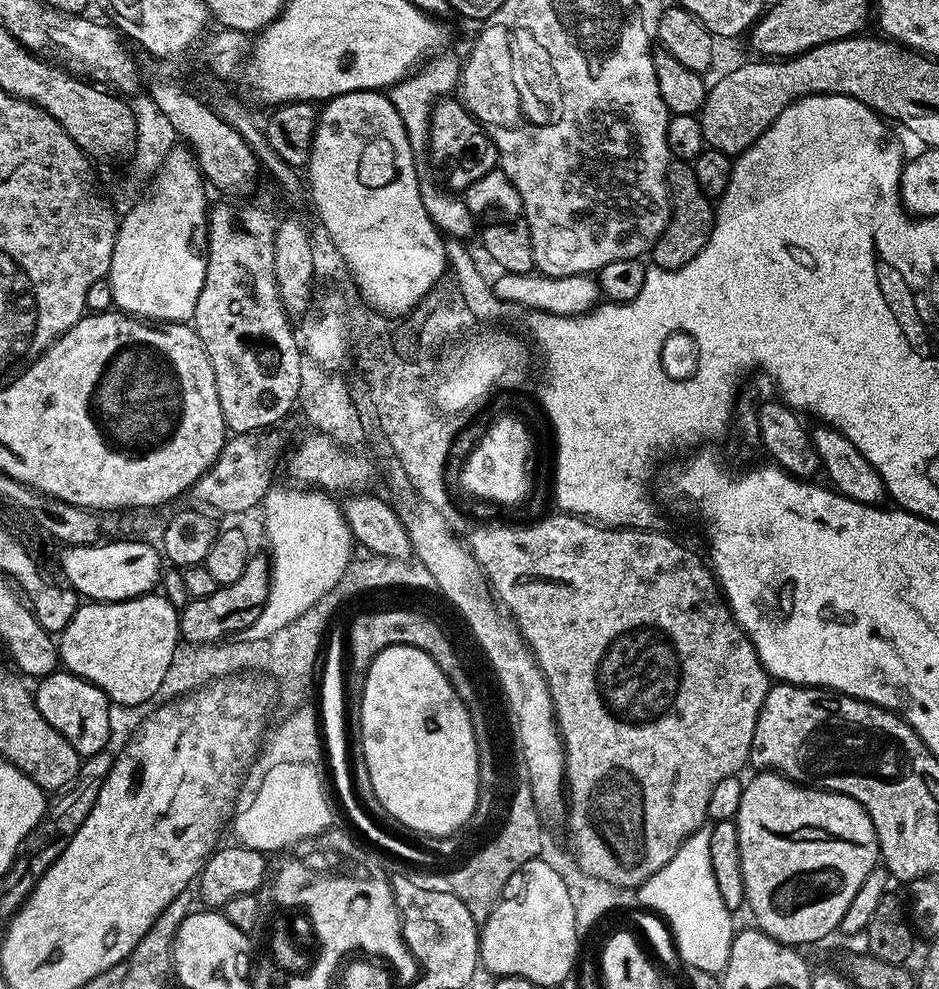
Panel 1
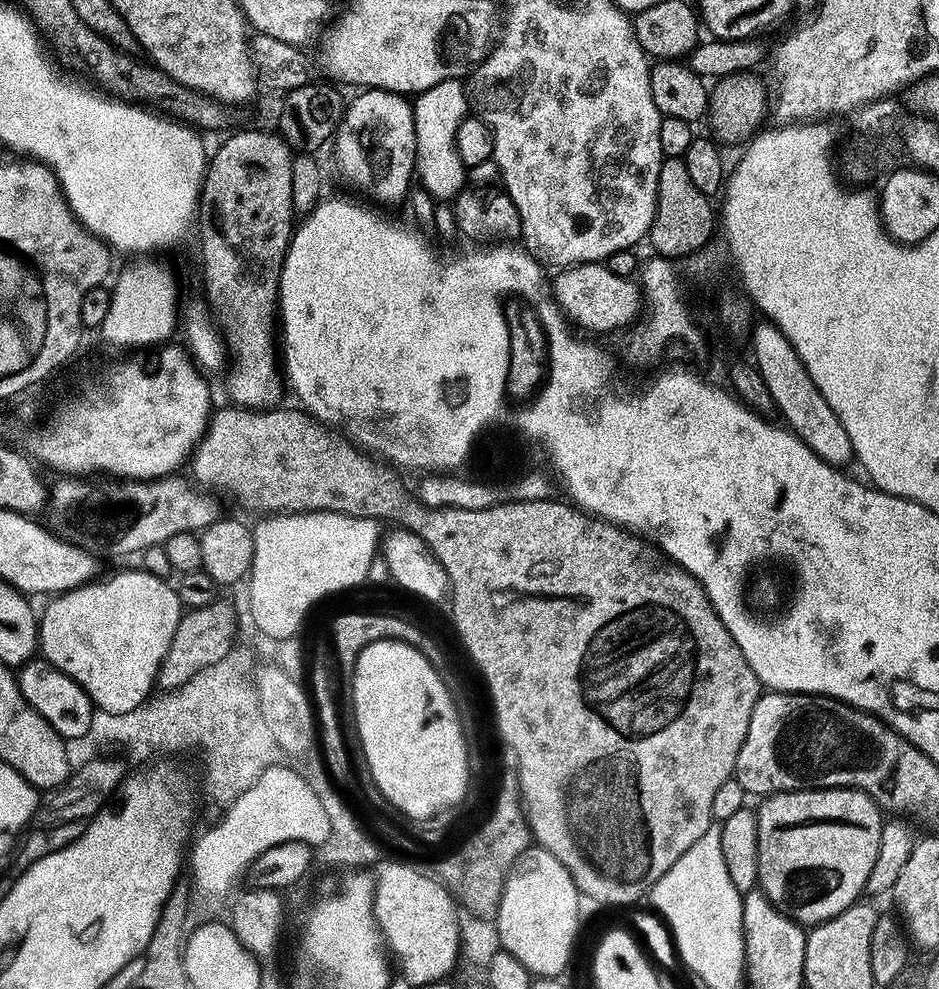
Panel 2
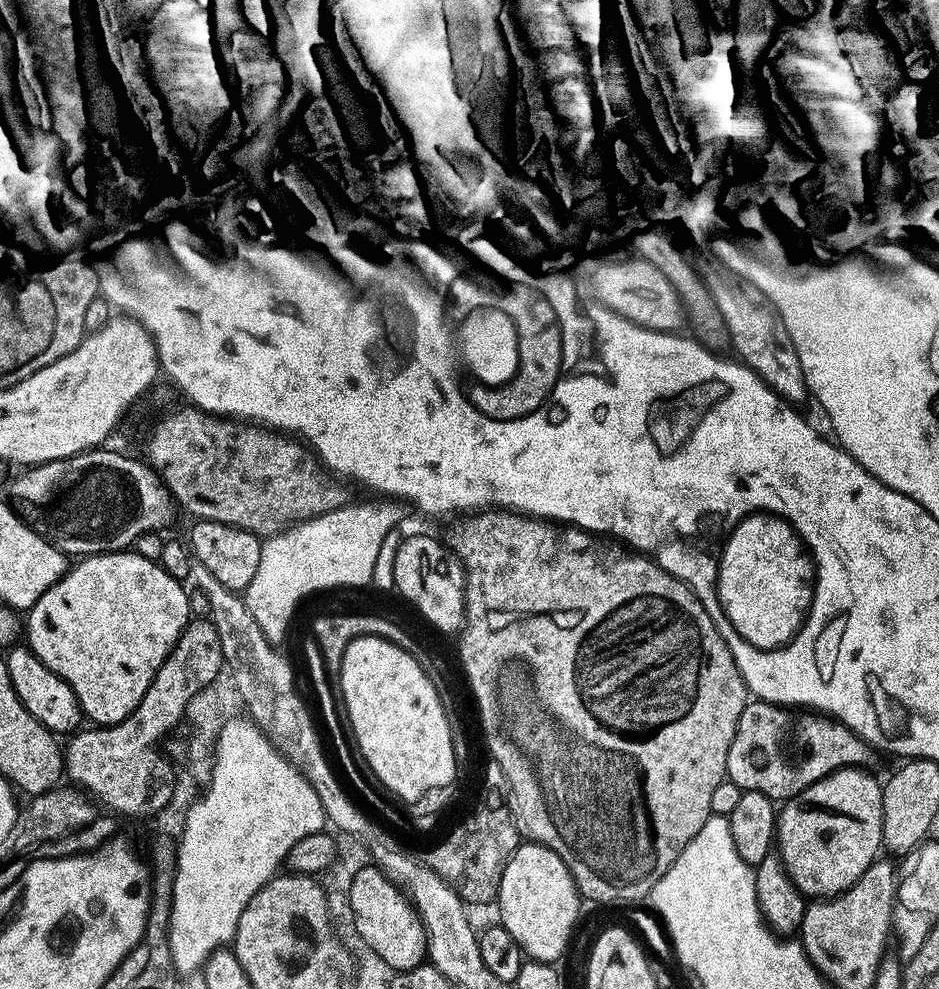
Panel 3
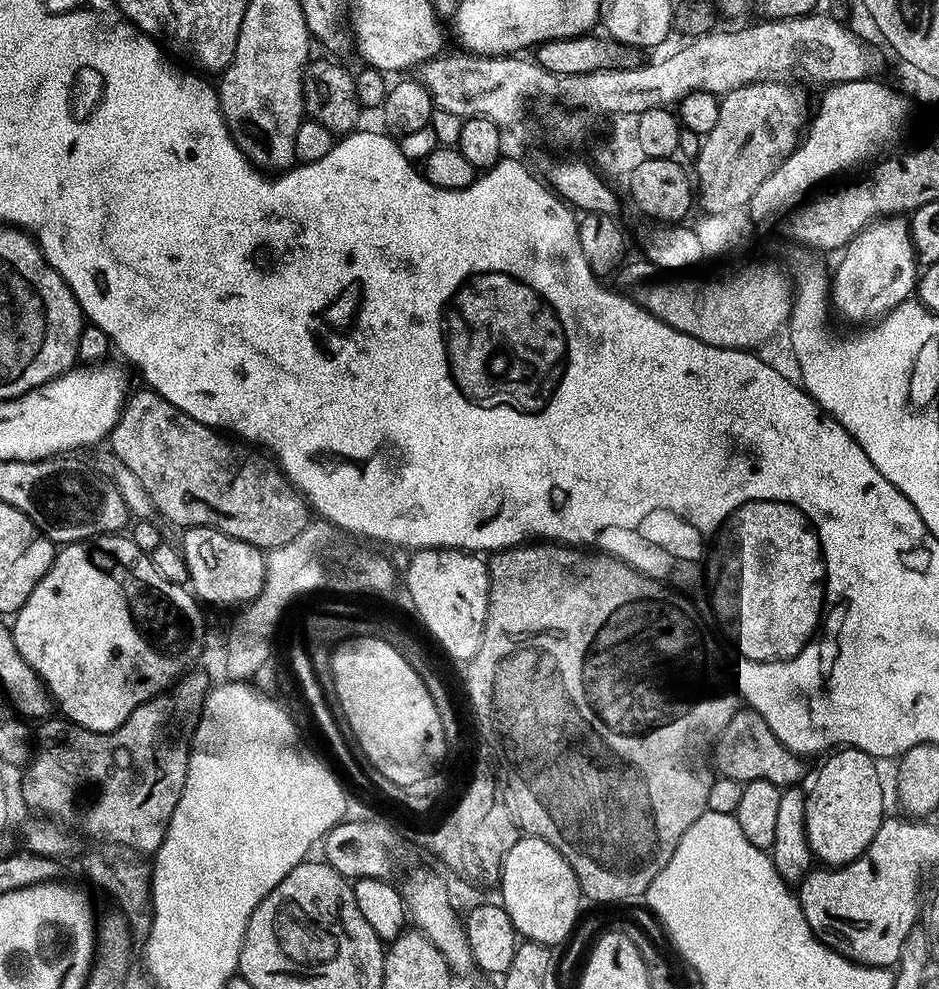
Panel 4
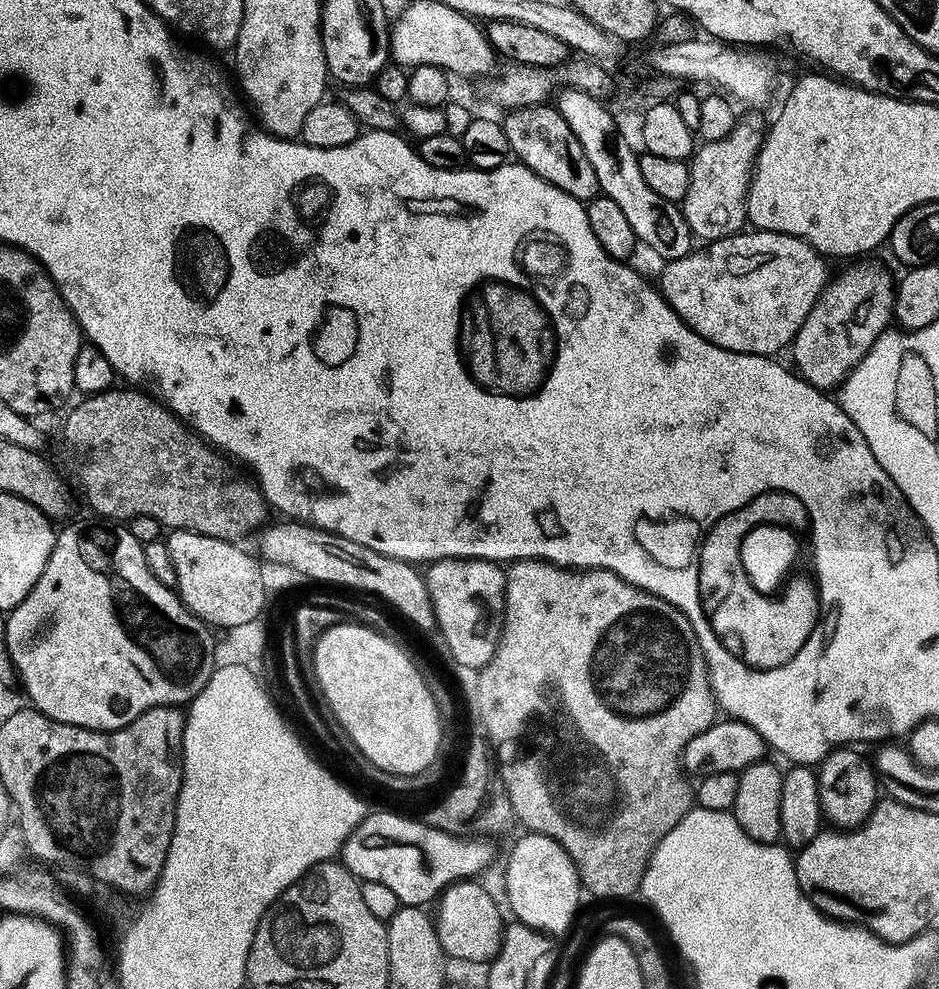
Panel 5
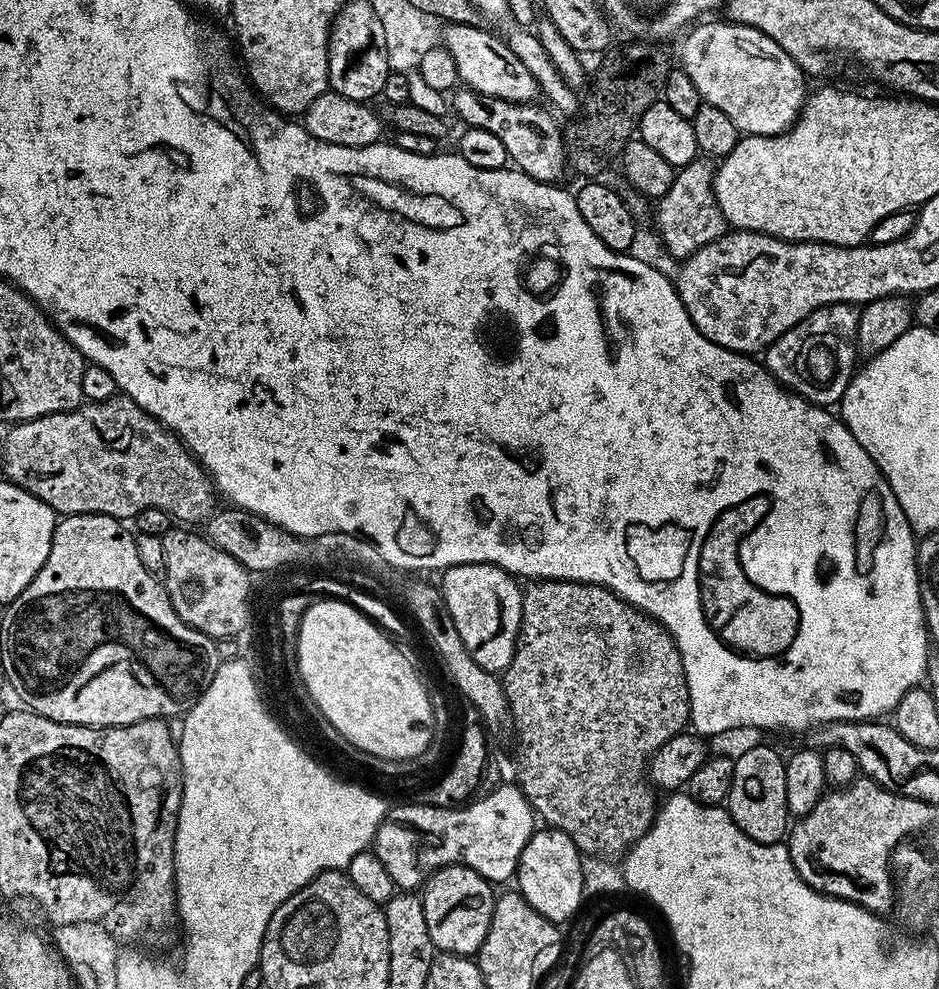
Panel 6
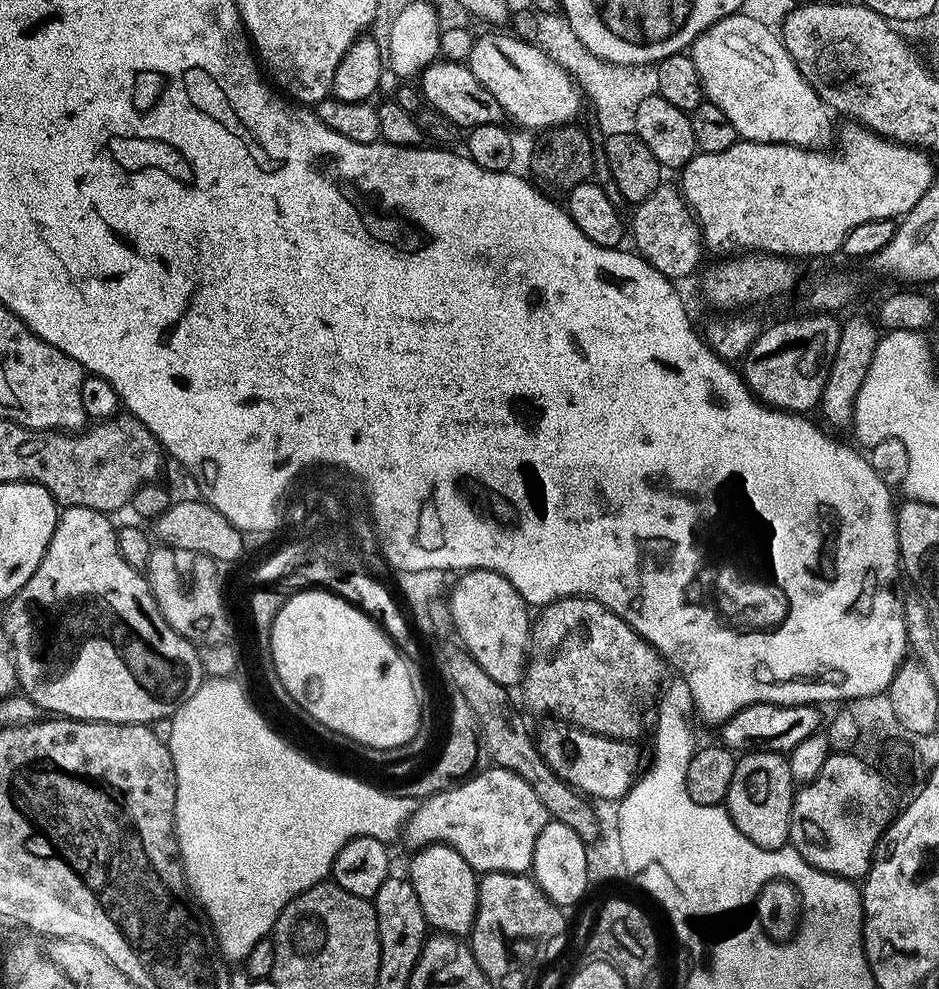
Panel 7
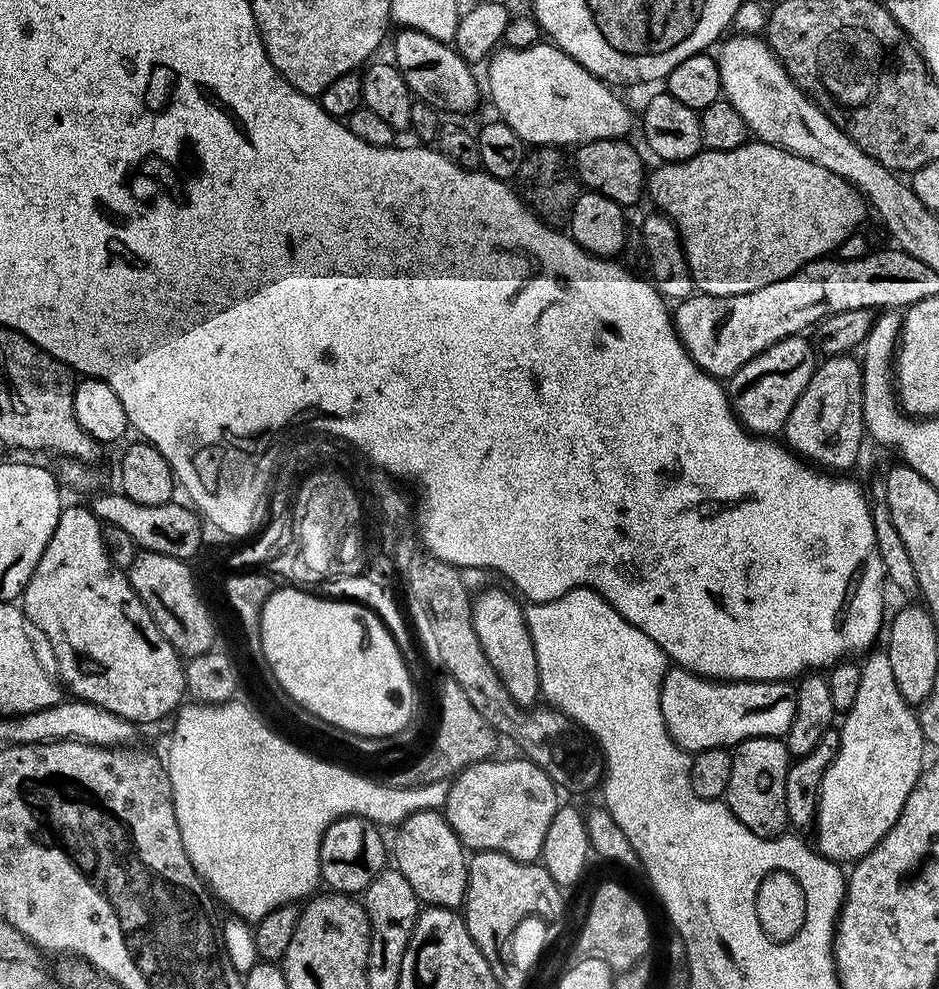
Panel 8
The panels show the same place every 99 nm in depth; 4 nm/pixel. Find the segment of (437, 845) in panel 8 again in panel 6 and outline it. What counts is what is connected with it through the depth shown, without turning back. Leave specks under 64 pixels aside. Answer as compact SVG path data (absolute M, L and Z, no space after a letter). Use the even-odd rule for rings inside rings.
M447 864L428 877L422 888L422 899L426 914L426 930L430 930L430 942L433 949L454 956L475 957L482 942L486 942L486 934L490 930L490 918L494 903L492 888L493 885L489 881L484 880L474 870L461 864Z

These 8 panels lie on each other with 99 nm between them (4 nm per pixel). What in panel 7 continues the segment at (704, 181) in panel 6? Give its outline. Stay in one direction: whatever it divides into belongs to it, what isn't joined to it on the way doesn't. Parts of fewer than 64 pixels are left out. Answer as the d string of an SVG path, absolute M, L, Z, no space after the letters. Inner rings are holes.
M662 186L650 194L641 204L635 205L636 212L630 216L630 240L633 240L635 251L648 261L658 274L662 274L667 280L681 282L696 267L699 269L700 255L705 255L704 238L700 231L700 225L692 209L683 200L679 187Z

